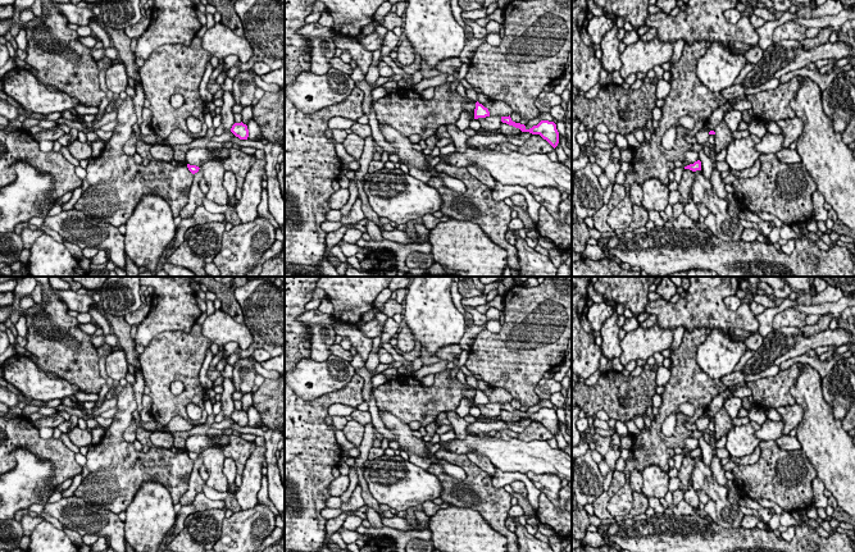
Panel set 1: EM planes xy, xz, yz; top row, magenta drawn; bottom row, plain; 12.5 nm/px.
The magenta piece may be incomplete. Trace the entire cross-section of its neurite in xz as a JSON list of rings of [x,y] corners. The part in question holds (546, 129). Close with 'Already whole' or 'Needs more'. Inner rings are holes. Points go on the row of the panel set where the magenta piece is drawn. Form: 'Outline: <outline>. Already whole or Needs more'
Outline: [[[501,117],[501,122],[515,128],[519,128],[522,132],[529,132],[532,134],[540,134],[544,140],[546,140],[554,149],[559,143],[559,132],[556,129],[556,124],[549,120],[541,120],[537,126],[527,129],[524,124],[515,123],[509,117]]]. Already whole

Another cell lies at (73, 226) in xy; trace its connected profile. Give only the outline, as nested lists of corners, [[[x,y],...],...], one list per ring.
[[[74,207],[54,216],[45,216],[44,224],[82,250],[92,247],[105,251],[108,260],[115,266],[126,268],[124,234],[117,227],[87,218]]]

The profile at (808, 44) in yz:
[[[824,27],[819,29],[819,35],[817,37],[806,37],[805,40],[801,41],[801,45],[805,50],[811,50],[814,47],[818,47],[820,45],[824,45],[828,42],[829,36],[831,36],[831,27]]]

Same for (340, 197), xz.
[[[347,188],[335,191],[329,197],[331,210],[341,210],[349,201],[350,193]]]

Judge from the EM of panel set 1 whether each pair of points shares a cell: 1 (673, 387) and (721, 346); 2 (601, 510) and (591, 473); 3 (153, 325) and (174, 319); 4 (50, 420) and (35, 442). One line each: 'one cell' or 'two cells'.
1: two cells
2: two cells
3: one cell
4: two cells

